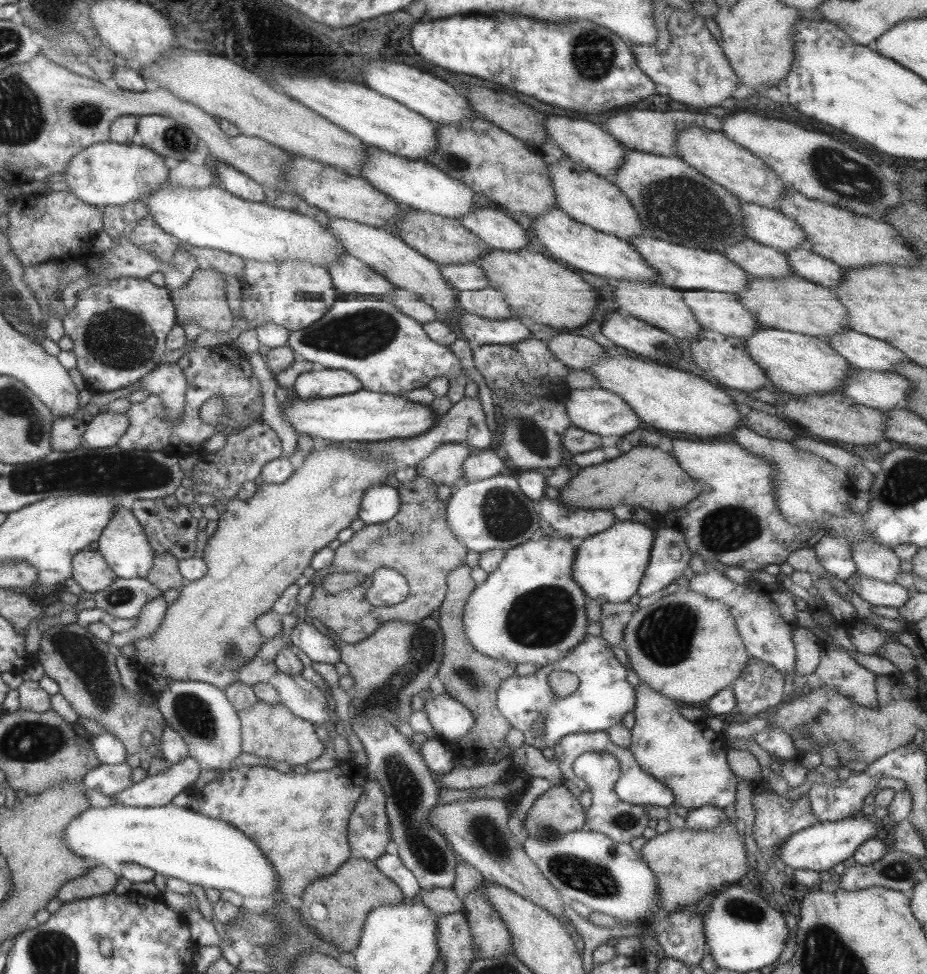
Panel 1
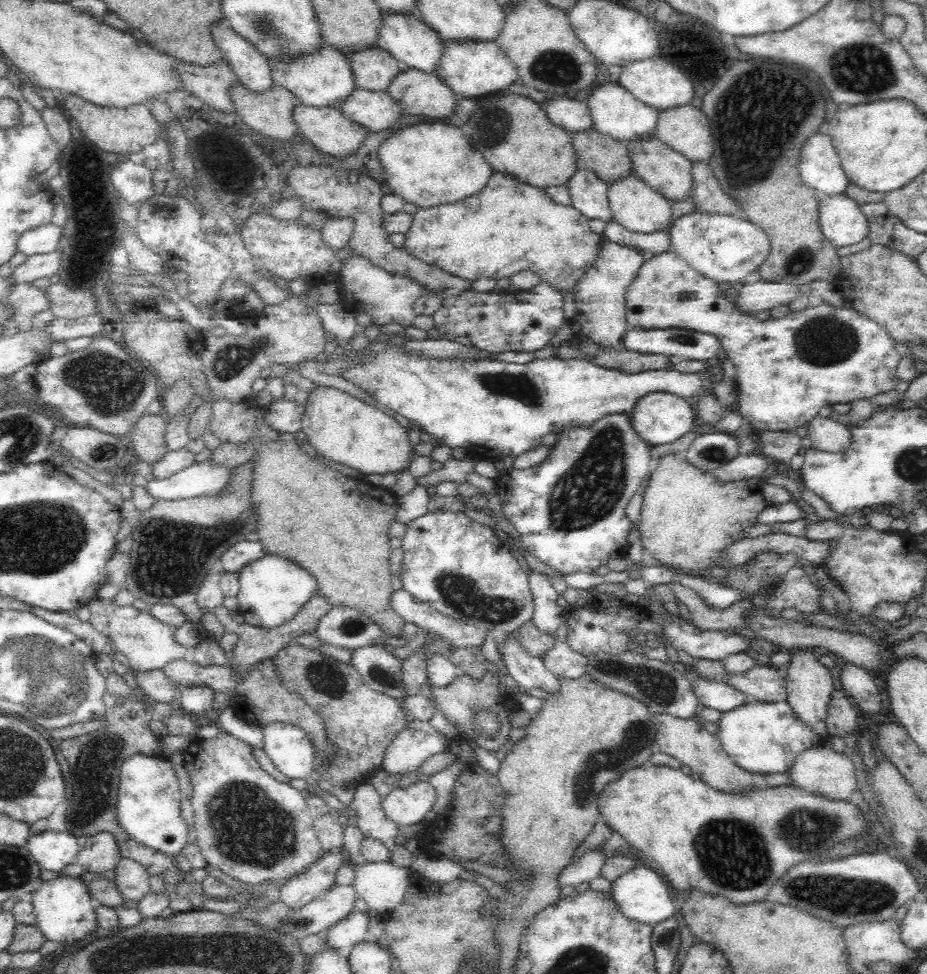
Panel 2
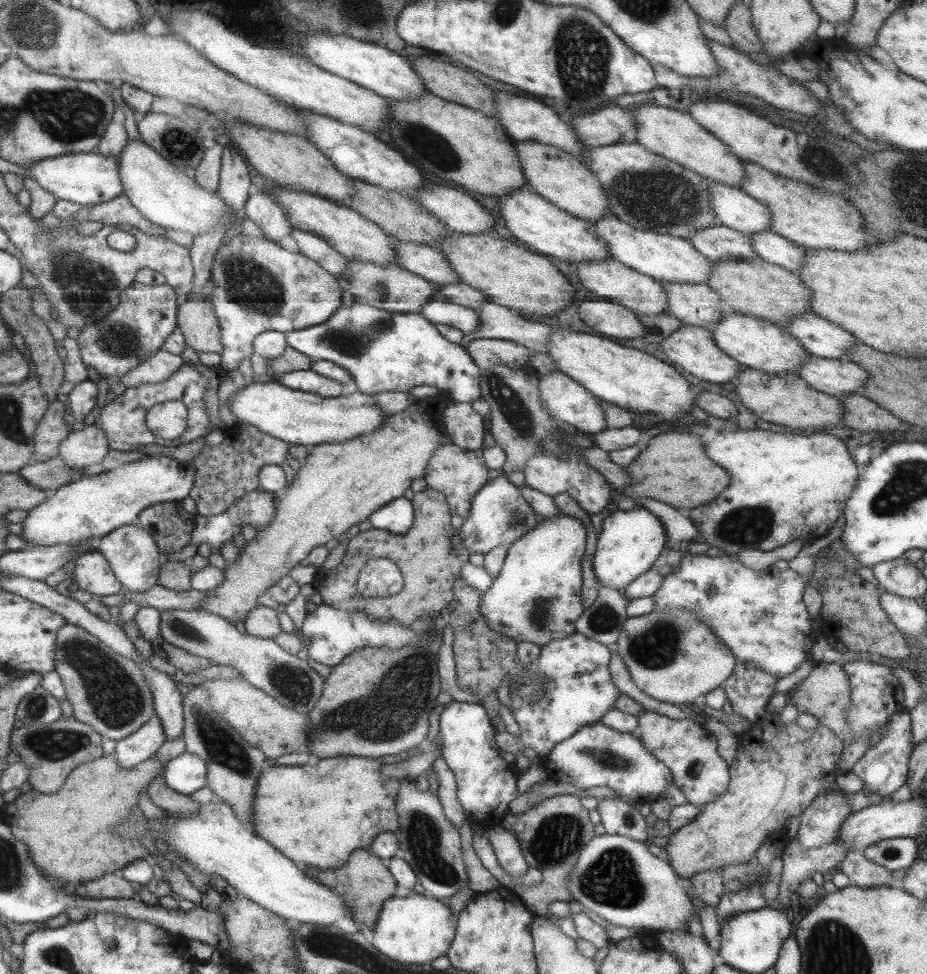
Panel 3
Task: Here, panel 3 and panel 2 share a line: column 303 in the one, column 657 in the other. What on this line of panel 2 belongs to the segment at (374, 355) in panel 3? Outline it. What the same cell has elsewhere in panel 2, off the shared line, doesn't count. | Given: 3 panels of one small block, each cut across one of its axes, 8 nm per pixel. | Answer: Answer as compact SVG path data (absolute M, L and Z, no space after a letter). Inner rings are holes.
M635 328L624 336L622 346L640 354L663 354L700 361L716 360L723 354L720 339L714 334L686 328Z

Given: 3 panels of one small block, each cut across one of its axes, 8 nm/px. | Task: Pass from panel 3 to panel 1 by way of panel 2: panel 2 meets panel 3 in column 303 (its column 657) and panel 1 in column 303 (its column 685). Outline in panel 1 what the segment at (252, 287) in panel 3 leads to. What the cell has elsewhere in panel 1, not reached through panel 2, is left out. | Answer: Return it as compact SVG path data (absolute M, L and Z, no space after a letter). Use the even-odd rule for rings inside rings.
M243 259L243 271L238 281L241 283L238 318L247 322L247 331L255 330L268 323L285 328L288 332L302 330L319 320L337 298L337 290L325 267L295 259L278 263Z

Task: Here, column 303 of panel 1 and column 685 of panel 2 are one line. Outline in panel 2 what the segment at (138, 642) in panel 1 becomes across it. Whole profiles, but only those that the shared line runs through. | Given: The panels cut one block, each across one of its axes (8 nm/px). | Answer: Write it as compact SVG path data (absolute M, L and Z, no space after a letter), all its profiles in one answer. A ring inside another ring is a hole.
M676 453L658 458L658 466L651 471L648 485L642 496L639 532L644 550L664 566L676 566L686 570L706 571L724 560L724 548L742 539L742 528L756 524L756 517L764 510L762 483L759 477L747 480L722 480L700 467L682 460Z

